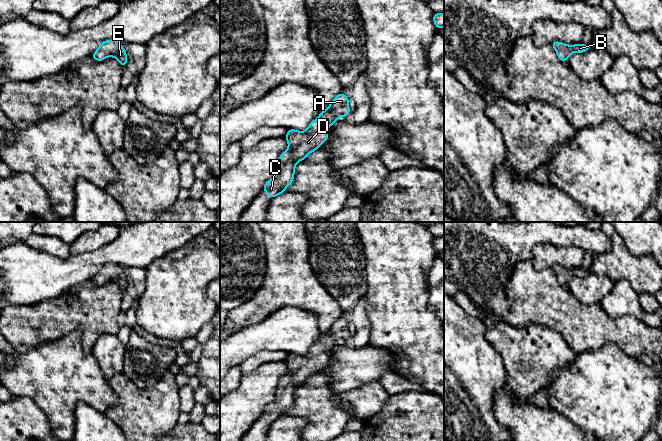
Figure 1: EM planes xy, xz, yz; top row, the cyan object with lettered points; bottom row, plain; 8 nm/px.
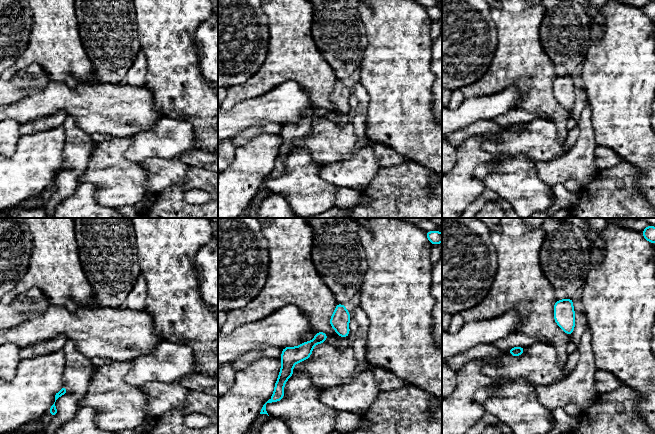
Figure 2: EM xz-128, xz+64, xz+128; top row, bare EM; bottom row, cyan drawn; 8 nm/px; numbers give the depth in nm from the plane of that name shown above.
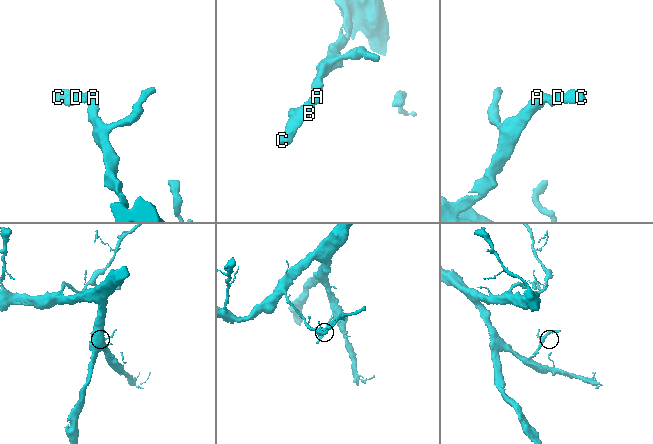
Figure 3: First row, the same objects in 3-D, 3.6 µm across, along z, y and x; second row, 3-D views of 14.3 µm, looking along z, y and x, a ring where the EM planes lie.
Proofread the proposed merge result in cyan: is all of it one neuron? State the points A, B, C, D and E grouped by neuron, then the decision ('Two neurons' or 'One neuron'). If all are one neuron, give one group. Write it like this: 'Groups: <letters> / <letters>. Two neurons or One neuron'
Groups: A B C D E. One neuron

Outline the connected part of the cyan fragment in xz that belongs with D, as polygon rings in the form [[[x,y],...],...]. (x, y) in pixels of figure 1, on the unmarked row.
[[[340,316],[329,331],[322,334],[319,341],[309,348],[306,355],[288,353],[284,362],[289,372],[279,381],[276,399],[263,411],[263,415],[271,423],[287,416],[287,410],[294,404],[296,387],[303,385],[309,377],[317,374],[327,364],[329,360],[327,351],[336,348],[338,341],[346,341],[350,338],[348,326],[349,322]]]

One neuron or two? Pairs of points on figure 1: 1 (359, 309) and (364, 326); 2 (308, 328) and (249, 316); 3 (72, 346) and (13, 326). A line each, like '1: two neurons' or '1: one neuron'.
1: one neuron
2: two neurons
3: two neurons

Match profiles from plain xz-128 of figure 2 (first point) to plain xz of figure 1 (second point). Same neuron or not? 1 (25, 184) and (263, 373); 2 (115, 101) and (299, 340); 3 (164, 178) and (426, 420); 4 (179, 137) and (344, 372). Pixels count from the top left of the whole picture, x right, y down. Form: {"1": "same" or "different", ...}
{"1": "same", "2": "same", "3": "different", "4": "same"}

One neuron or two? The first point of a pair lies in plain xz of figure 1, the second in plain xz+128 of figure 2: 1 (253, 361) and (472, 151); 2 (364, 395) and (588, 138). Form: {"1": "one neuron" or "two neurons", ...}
{"1": "two neurons", "2": "one neuron"}

